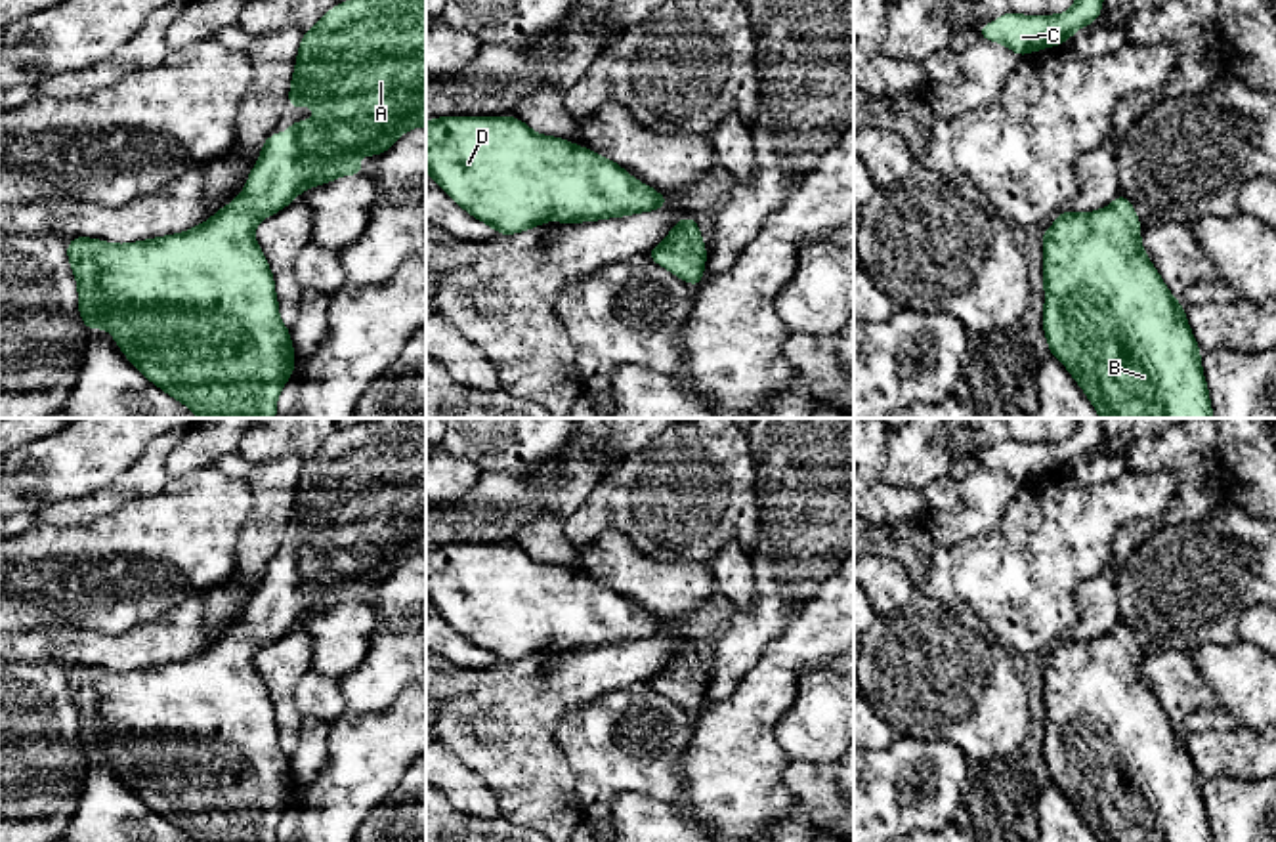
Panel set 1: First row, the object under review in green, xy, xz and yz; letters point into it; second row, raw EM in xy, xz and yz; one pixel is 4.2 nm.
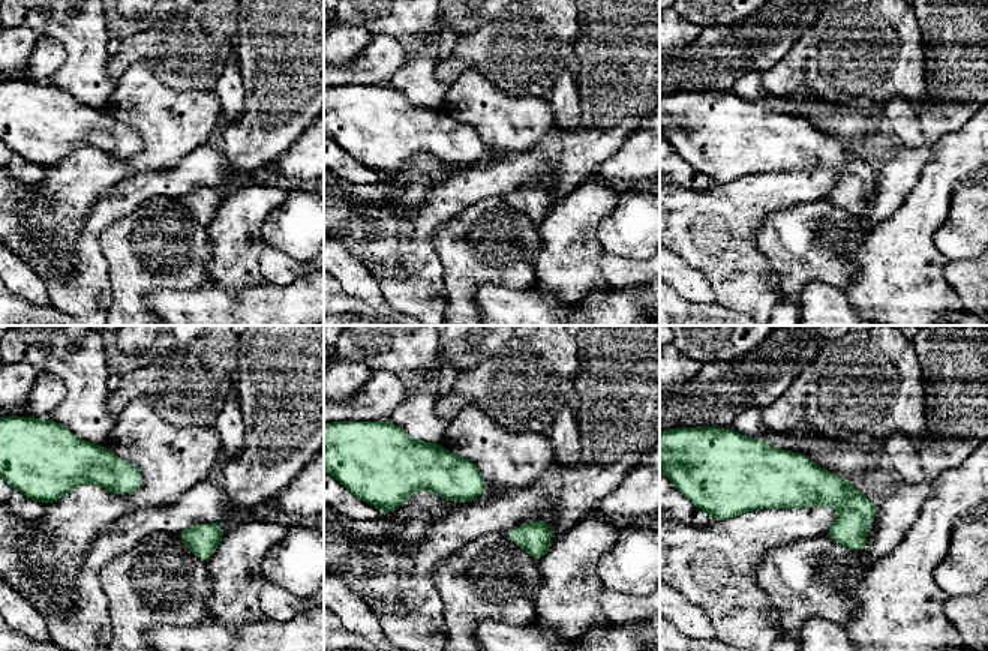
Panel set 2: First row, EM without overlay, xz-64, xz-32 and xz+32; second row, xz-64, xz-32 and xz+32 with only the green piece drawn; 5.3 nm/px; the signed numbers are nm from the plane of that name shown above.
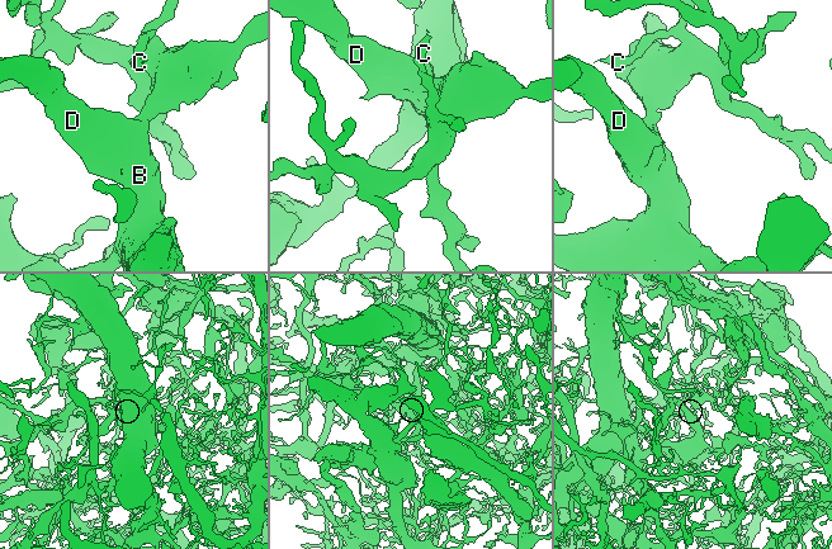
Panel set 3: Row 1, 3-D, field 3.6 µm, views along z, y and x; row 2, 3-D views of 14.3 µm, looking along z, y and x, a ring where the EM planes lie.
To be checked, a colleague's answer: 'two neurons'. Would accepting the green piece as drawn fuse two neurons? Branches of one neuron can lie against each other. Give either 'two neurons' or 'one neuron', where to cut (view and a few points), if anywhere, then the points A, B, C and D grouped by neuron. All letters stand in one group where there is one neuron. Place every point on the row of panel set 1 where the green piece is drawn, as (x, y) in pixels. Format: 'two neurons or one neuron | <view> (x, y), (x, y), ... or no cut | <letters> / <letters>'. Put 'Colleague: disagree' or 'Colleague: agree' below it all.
one neuron | no cut | A B C D
Colleague: disagree

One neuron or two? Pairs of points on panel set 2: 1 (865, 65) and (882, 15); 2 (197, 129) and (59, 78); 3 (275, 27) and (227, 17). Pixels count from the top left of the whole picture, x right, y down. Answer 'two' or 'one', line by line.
1: one
2: two
3: two

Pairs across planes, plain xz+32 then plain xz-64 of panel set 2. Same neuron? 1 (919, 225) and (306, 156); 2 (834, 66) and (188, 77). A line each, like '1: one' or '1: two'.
1: one
2: one

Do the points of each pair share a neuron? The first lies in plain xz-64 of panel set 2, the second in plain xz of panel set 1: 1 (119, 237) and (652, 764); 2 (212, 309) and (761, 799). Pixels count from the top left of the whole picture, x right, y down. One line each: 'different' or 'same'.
1: same
2: different

